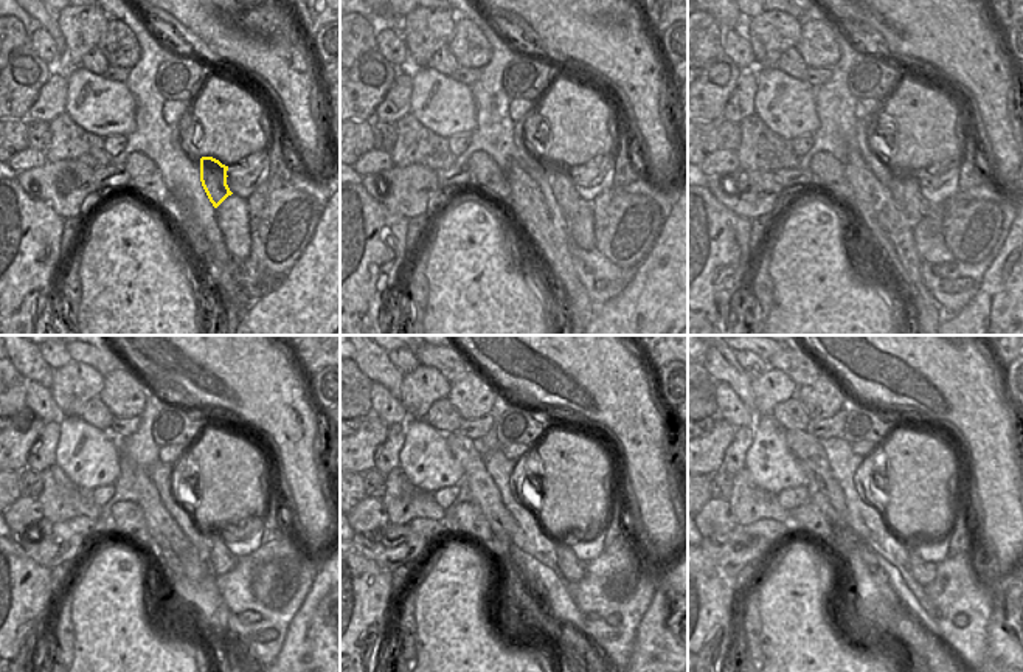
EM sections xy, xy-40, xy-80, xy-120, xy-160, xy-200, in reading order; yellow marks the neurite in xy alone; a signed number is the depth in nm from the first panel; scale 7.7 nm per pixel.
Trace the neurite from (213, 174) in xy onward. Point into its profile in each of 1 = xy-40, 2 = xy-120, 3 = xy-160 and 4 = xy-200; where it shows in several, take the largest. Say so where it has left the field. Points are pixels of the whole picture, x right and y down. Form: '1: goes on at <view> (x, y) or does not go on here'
1: goes on at xy-40 (559, 179)
2: goes on at xy-120 (222, 561)
3: goes on at xy-160 (572, 568)
4: goes on at xy-200 (924, 571)

